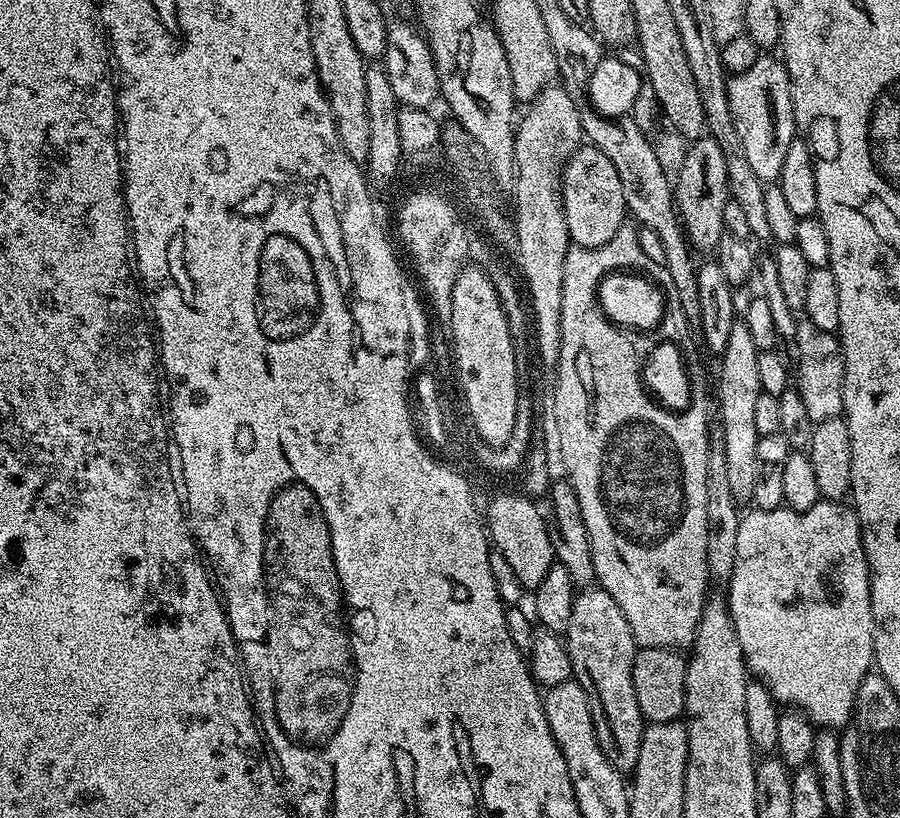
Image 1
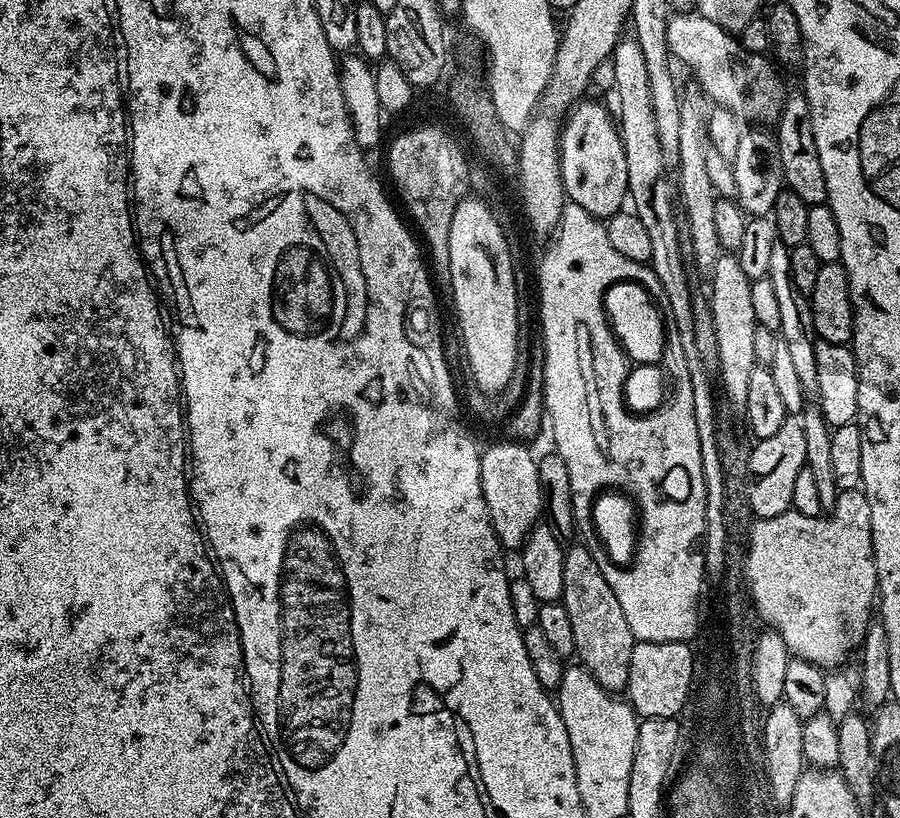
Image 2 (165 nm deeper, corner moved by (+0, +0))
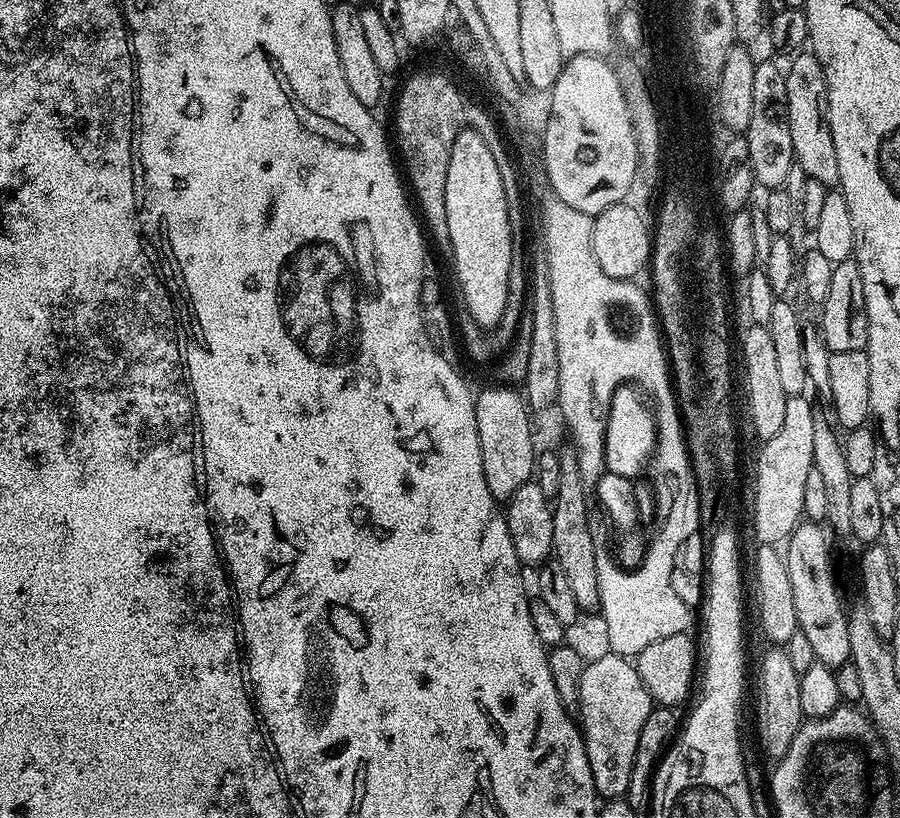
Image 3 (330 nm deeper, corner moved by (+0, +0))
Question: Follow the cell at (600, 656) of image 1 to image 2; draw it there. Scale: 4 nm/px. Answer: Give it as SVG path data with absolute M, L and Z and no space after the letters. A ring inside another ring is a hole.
M576 542L573 548L565 551L562 578L562 602L566 606L566 614L570 614L579 663L606 691L623 693L630 678L630 654L634 643L630 622L626 622L626 614L622 614L618 598L614 590L610 590L610 582L606 582L602 570L598 570L598 562L594 562L590 550L583 543Z

